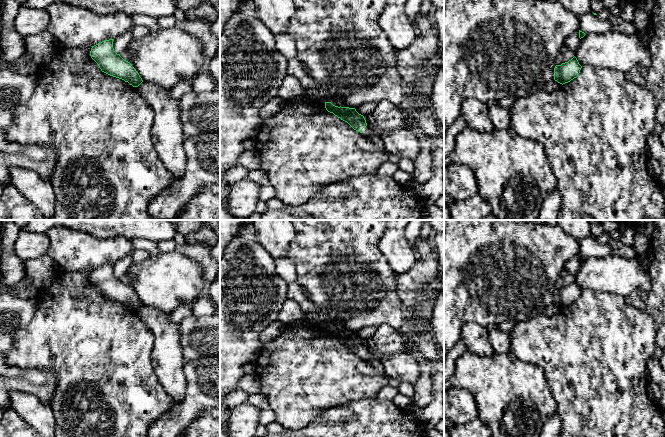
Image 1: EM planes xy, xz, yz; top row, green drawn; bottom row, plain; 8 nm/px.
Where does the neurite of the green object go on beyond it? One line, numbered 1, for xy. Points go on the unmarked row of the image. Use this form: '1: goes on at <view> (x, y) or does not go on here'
1: does not go on here

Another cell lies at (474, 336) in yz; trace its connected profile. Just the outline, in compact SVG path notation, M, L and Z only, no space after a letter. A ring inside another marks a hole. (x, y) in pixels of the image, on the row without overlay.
M475 322L467 323L462 327L460 339L467 350L479 356L495 353L488 340L488 327Z

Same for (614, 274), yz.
M616 255L586 258L580 263L574 279L581 290L613 293L624 298L636 290L650 289L647 268L640 258L627 259Z

